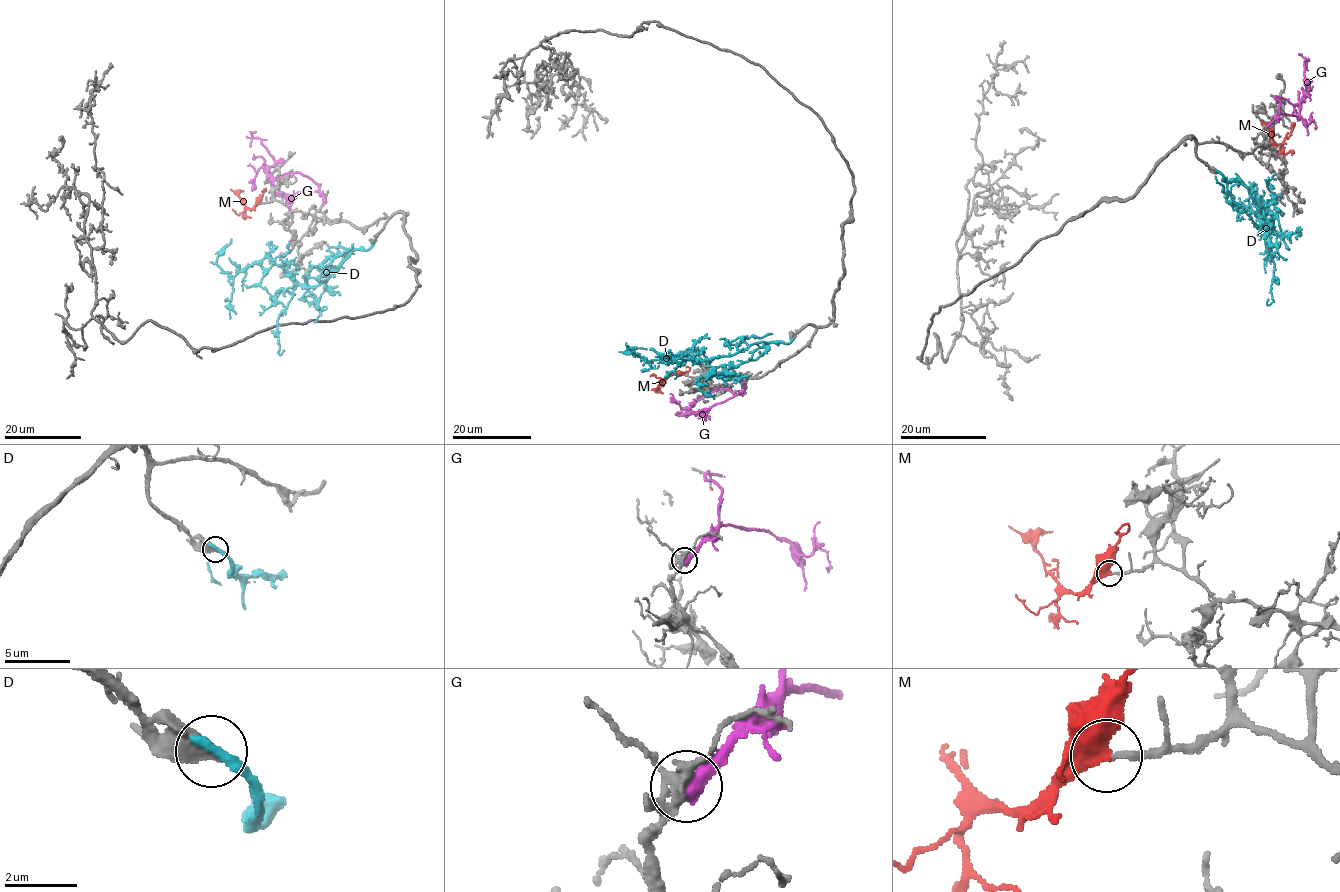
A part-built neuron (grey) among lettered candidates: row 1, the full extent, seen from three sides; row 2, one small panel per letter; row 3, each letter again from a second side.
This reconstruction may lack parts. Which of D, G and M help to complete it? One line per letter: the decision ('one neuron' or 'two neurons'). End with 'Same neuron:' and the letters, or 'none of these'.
D: one neuron
G: two neurons
M: one neuron
Same neuron: D, M

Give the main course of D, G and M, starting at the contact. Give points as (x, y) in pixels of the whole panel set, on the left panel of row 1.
D: (373, 243), (368, 249), (353, 249), (328, 278), (307, 286), (268, 257), (229, 275), (217, 258), (231, 239)
G: (323, 200), (319, 188), (299, 173), (287, 172), (276, 179), (267, 174), (274, 159), (250, 132), (256, 131)
M: (260, 203), (248, 208), (230, 189)

